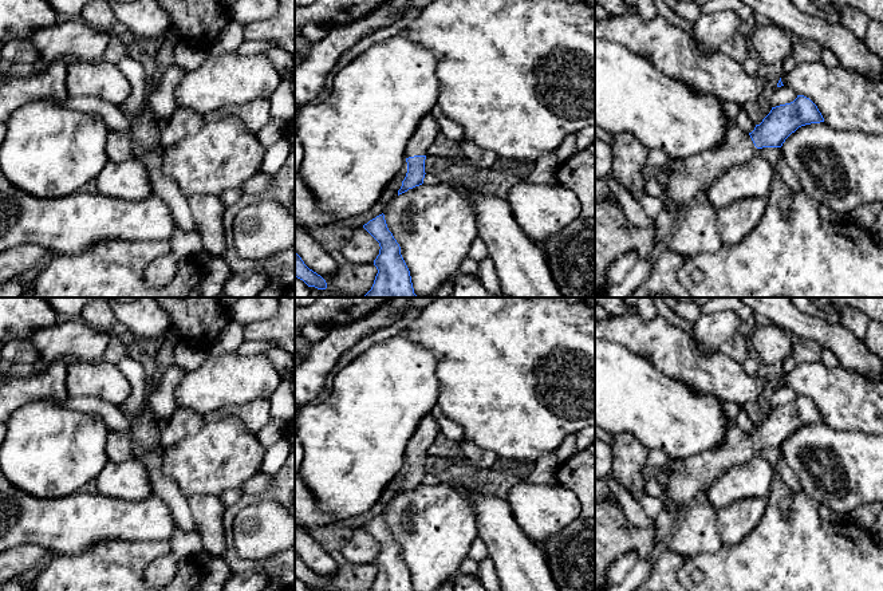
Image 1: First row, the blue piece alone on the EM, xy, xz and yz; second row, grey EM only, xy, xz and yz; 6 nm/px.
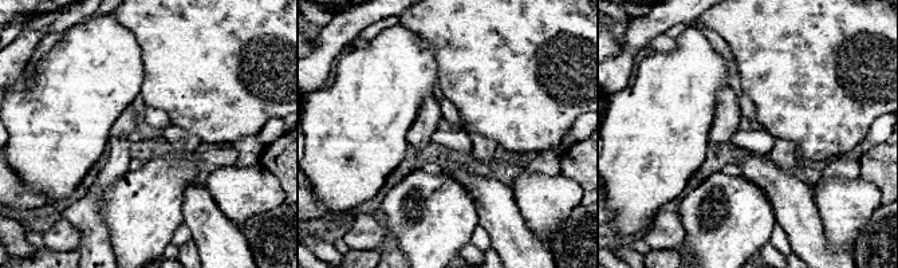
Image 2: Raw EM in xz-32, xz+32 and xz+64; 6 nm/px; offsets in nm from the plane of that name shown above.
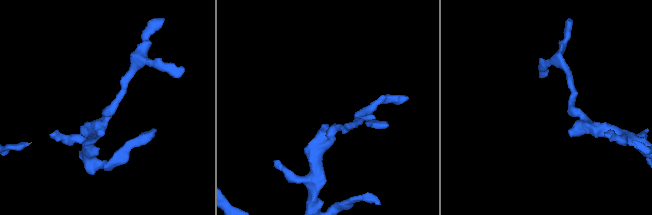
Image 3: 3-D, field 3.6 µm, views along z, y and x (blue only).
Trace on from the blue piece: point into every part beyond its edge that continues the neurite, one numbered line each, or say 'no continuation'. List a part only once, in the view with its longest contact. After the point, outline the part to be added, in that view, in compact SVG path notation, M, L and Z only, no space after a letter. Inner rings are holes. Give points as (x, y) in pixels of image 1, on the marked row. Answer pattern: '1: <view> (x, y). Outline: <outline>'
1: xz (424, 137). Outline: M427 114L425 118L421 119L414 134L407 142L405 151L406 158L414 155L426 155L426 151L434 143L438 133L438 121L435 121L430 114Z

